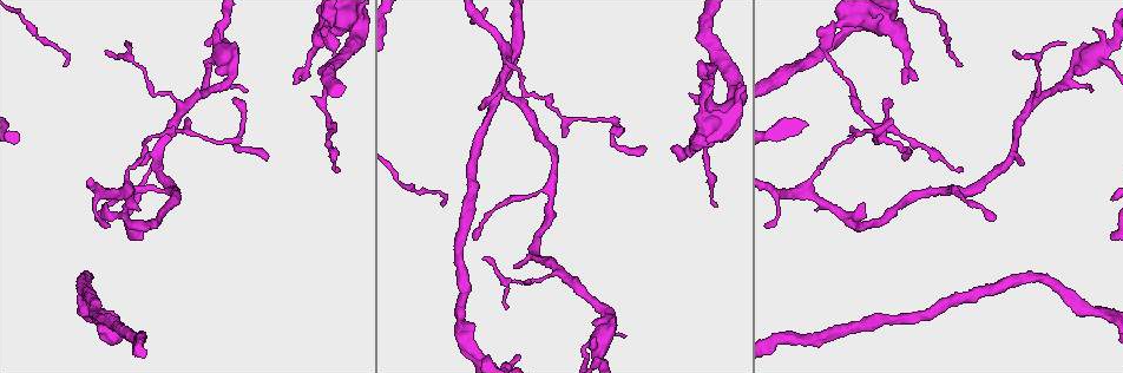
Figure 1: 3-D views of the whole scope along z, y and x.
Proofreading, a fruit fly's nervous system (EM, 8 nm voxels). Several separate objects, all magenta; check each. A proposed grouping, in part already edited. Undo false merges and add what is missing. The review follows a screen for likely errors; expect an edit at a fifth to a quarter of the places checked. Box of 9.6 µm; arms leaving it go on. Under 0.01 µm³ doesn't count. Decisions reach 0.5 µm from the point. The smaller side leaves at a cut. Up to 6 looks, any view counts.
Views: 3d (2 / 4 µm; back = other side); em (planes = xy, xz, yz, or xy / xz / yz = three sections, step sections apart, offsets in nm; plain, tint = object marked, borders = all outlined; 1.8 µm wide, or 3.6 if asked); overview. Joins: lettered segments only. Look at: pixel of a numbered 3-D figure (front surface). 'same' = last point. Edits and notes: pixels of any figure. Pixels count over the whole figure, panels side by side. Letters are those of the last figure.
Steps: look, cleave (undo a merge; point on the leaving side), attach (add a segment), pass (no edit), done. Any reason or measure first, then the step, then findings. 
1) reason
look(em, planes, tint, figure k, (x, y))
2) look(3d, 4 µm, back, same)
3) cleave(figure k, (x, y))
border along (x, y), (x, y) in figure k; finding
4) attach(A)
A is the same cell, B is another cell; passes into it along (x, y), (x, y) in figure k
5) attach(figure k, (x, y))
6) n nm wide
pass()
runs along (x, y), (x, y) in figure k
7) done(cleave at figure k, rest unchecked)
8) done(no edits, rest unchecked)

end of a long branch
look(3d, 2 µm, figure 1, (714, 205))

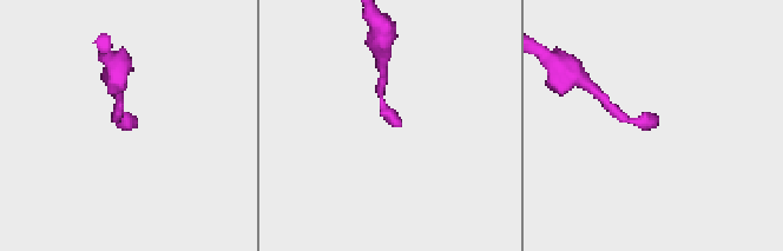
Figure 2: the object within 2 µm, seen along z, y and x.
shape alone is not enough
look(em, planes, borders, figure 2, (136, 126))

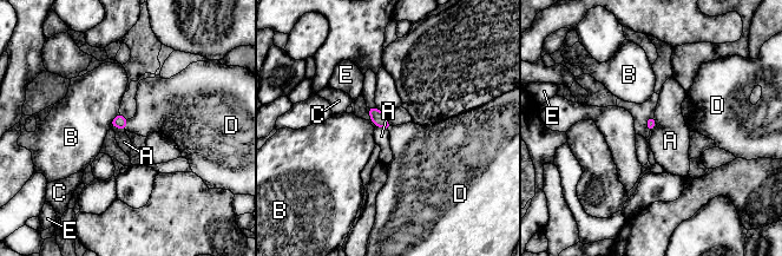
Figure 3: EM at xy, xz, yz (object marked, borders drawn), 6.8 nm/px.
B touches over 110 nm
attach(D)
D is the same cell, A, B, C and E are other cells; it goes on there

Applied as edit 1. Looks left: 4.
see it whole again
look(overview)

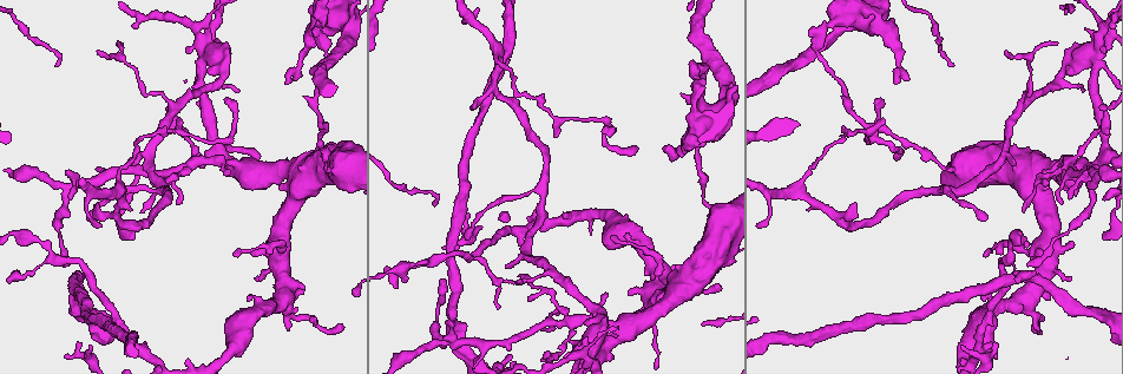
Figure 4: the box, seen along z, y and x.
calibre changes
look(em, yz, step 8, tint, figure 4, (1026, 307))

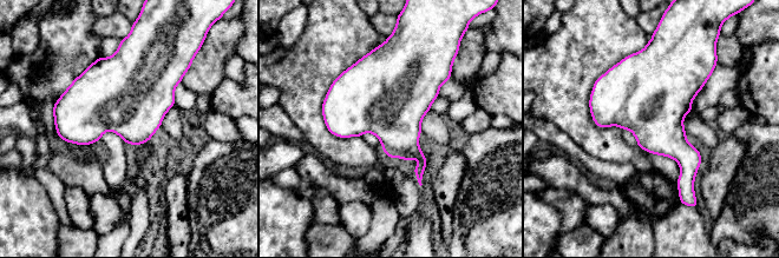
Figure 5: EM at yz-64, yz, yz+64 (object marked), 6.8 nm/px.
another direction
look(em, planes, borders, same)

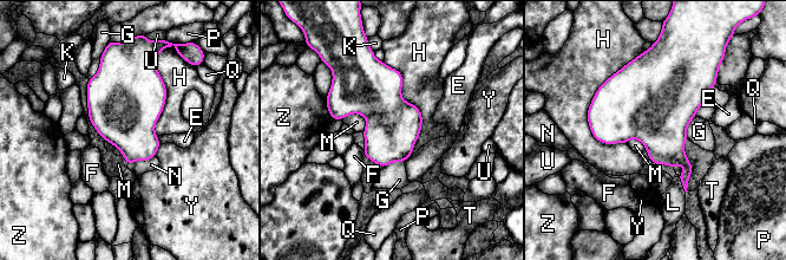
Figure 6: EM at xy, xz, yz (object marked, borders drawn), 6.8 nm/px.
pass()
E, F, G, H, K, L, M, N, P, Q, T, U, Y and Z are other cells; border along (341, 119), (360, 114), (366, 128) in figure 6; continuous, no second neuron

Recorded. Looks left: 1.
tapers out
look(em, planes, borders, figure 4, (470, 216))

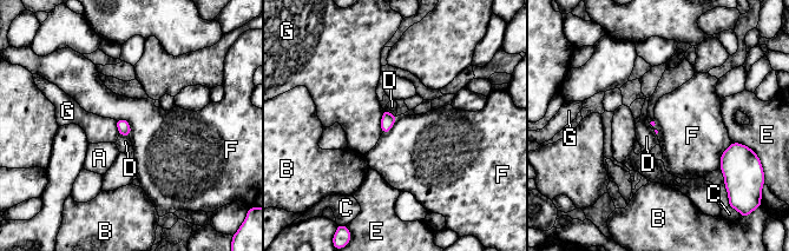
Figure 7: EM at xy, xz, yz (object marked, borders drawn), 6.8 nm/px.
pass()
A, B, C, D, E, F and G are other cells; no lettered segment goes on from it

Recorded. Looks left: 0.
done(attach at figure 3, rest unchecked)

